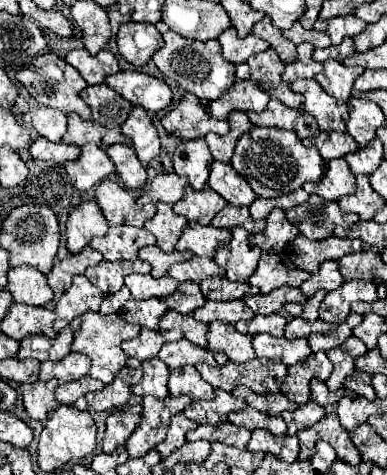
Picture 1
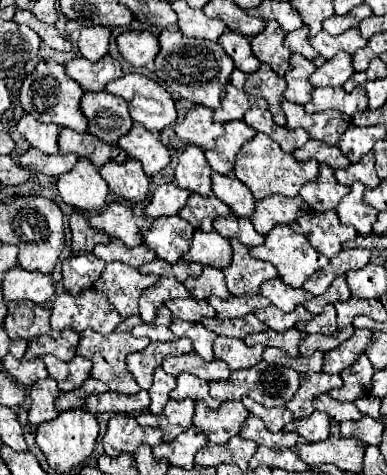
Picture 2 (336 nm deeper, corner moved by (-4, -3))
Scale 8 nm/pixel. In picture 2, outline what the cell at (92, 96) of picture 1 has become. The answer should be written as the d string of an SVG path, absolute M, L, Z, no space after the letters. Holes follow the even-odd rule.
M105 90L85 92L81 98L81 112L89 122L87 132L105 140L107 144L117 144L117 140L133 126L127 104L119 96Z

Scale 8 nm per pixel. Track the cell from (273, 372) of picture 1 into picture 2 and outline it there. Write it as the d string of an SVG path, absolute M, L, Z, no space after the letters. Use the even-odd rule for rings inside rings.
M259 362L257 368L249 368L249 370L237 370L231 372L229 380L223 382L211 382L211 396L217 398L219 402L227 402L227 400L241 400L245 396L253 398L255 402L271 408L271 406L285 406L287 400L291 400L291 396L295 394L295 388L299 388L299 372L291 370L291 368L279 368L267 362Z

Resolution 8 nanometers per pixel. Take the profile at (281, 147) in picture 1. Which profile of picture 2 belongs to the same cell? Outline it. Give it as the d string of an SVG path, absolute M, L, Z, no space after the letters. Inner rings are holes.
M255 134L253 140L249 140L235 162L235 176L249 186L253 196L257 200L263 200L271 194L283 194L283 196L297 196L301 186L307 182L315 182L319 176L319 164L317 160L307 160L299 164L291 154L285 154L277 142L273 142L265 134Z

